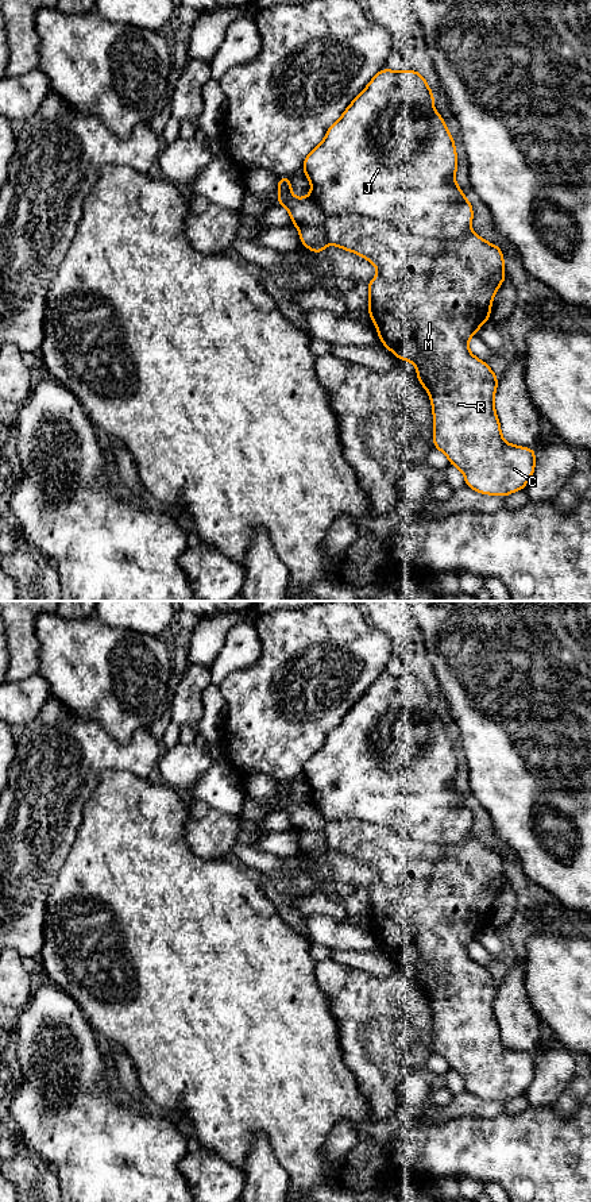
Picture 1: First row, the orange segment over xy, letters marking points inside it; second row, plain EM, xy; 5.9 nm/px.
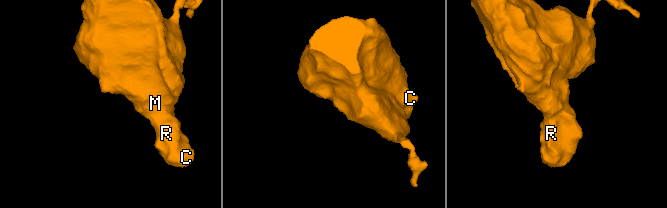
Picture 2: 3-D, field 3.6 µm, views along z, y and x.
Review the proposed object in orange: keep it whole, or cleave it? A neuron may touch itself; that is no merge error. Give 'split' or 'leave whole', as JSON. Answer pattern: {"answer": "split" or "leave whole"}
{"answer": "split"}

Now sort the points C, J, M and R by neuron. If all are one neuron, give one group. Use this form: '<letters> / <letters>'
C M R / J

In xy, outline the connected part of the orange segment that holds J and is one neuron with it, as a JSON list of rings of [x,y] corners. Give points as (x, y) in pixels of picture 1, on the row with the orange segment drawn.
[[[382,69],[376,73],[376,76],[367,84],[366,89],[352,100],[340,119],[328,128],[324,140],[314,147],[304,161],[302,173],[309,178],[312,184],[312,194],[324,213],[331,216],[362,215],[375,220],[383,220],[401,231],[439,240],[457,239],[471,232],[474,209],[455,182],[455,174],[457,170],[455,139],[449,134],[443,116],[436,112],[433,99],[434,95],[429,89],[426,80],[414,69],[409,72]]]

